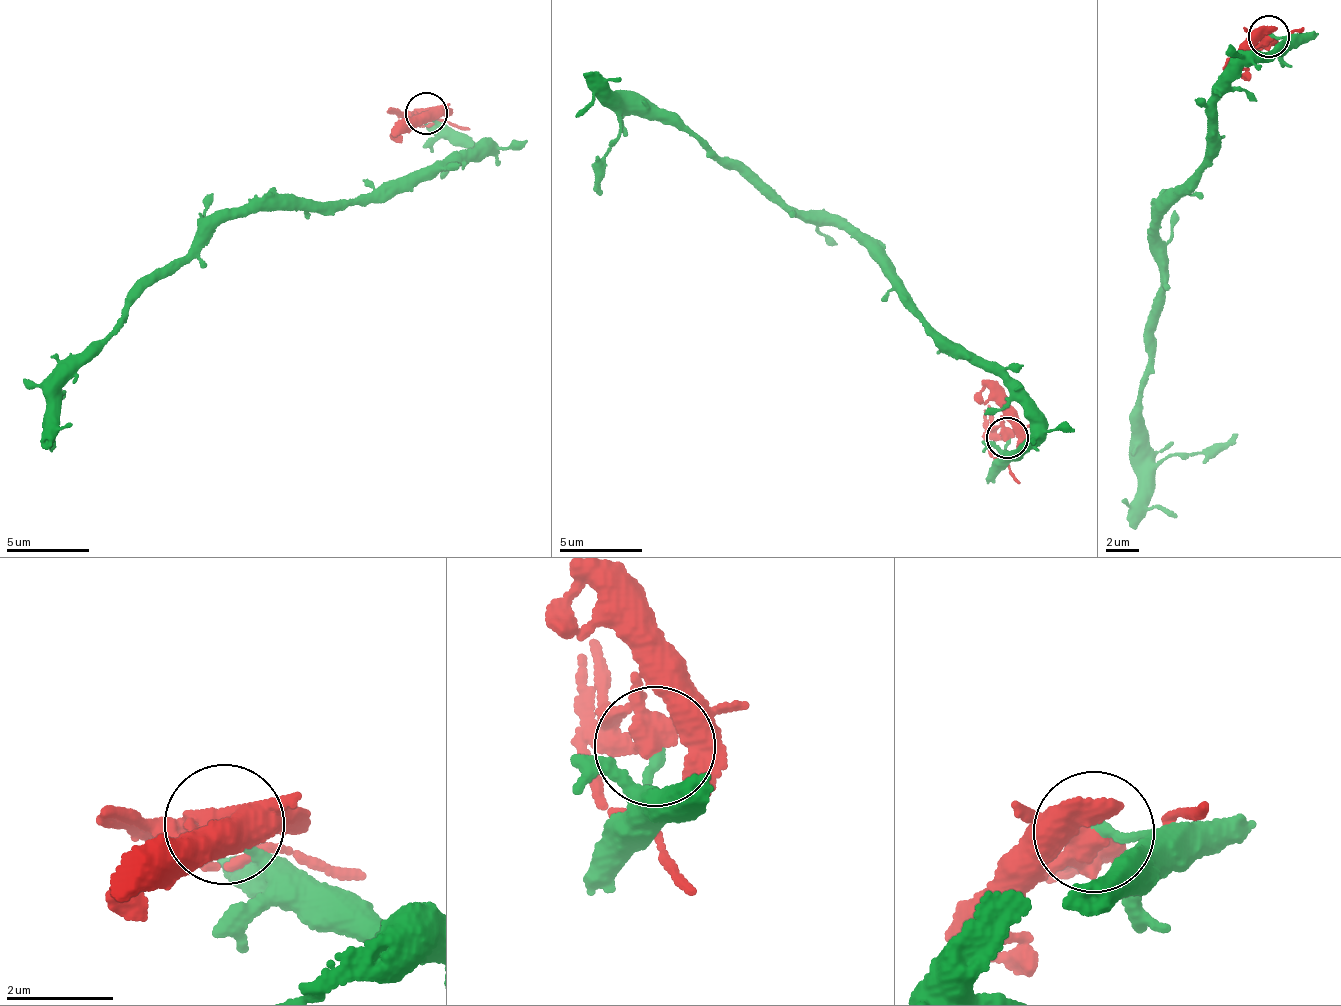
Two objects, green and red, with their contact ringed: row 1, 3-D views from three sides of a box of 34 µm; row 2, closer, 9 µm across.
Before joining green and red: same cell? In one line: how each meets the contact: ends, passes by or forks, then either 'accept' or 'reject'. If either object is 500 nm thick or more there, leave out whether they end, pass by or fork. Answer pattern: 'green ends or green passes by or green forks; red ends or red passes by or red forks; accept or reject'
green ends; red forks; reject

